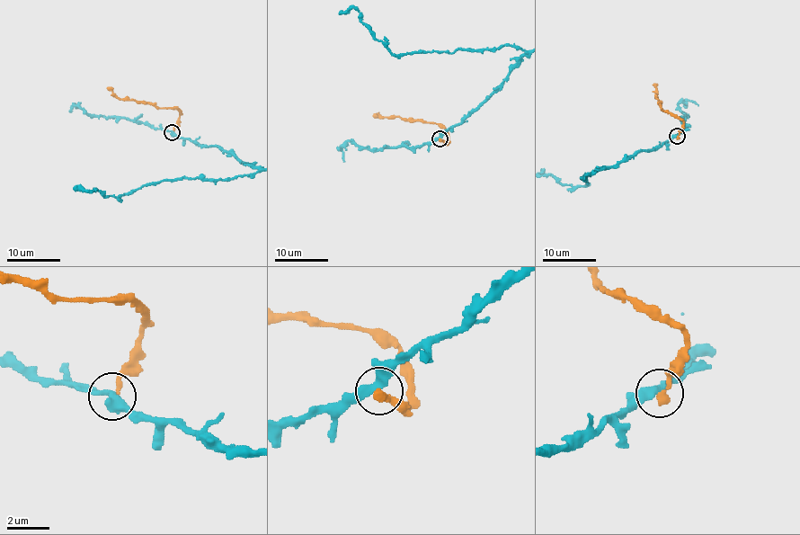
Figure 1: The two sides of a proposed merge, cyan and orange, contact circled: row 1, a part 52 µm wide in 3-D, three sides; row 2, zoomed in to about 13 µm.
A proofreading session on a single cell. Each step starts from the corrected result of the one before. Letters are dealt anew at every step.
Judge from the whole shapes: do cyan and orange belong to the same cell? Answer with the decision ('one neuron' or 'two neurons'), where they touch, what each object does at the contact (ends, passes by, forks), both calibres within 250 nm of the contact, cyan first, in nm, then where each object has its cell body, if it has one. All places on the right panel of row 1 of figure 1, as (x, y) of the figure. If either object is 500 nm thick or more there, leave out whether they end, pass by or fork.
two neurons; place (677, 136); cyan passes by; orange ends; calibres 380 and 400 nm; soma cyan none; soma orange none

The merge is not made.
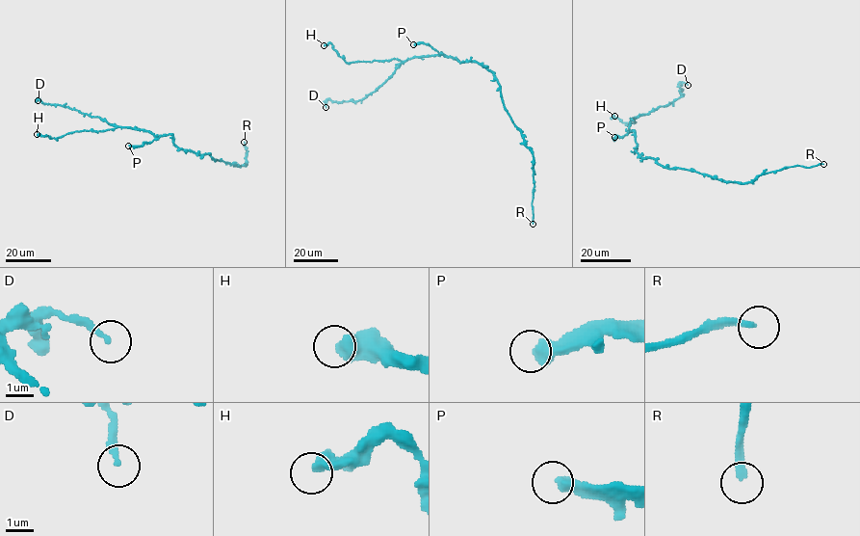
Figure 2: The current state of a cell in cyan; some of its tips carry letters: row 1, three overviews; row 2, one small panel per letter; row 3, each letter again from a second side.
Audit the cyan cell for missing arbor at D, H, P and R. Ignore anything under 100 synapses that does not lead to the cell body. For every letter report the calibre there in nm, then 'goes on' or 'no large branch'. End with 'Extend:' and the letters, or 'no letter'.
D: 220 nm | no large branch
H: 550 nm | no large branch
P: 480 nm | no large branch
R: 240 nm | goes on
Extend: R

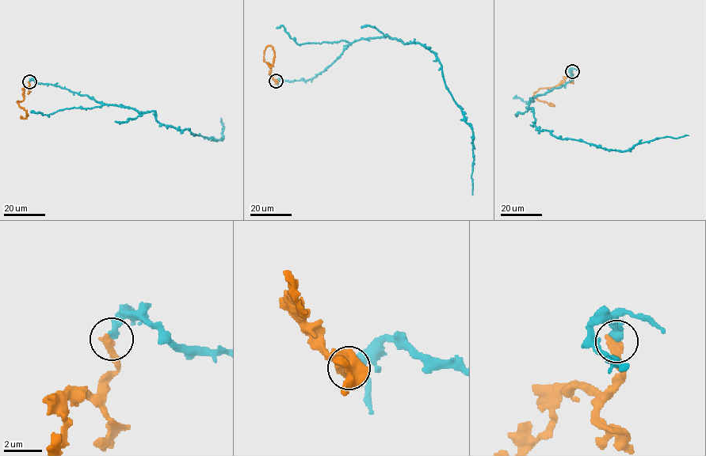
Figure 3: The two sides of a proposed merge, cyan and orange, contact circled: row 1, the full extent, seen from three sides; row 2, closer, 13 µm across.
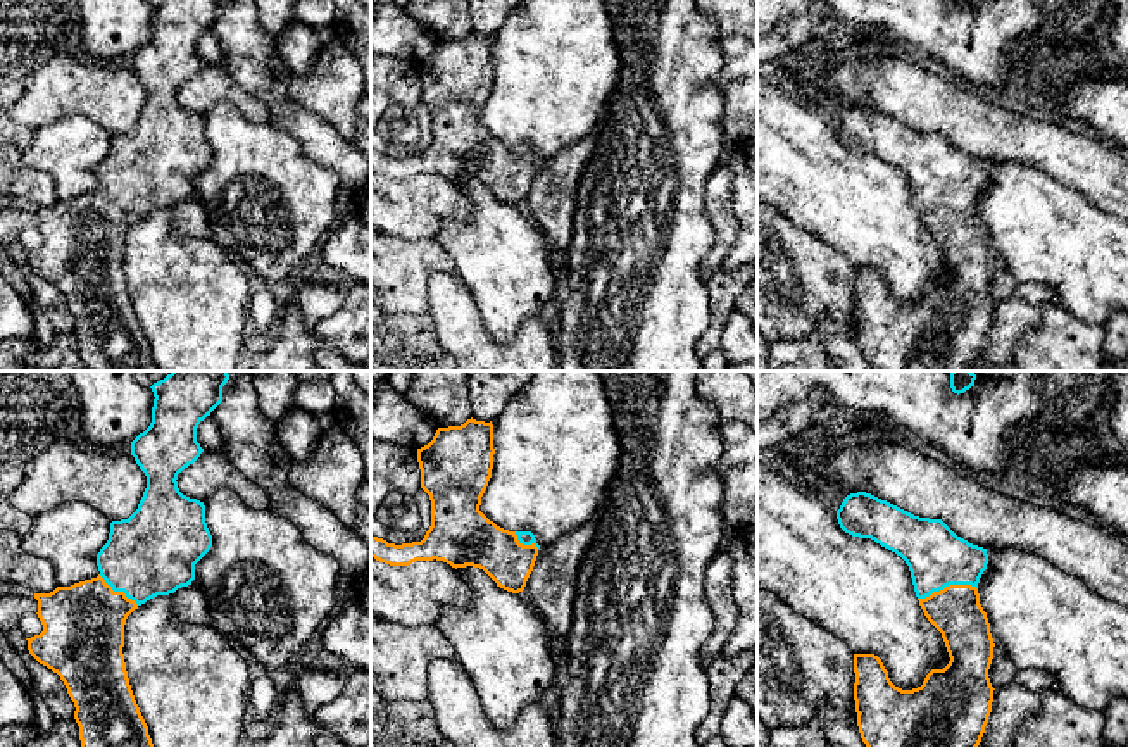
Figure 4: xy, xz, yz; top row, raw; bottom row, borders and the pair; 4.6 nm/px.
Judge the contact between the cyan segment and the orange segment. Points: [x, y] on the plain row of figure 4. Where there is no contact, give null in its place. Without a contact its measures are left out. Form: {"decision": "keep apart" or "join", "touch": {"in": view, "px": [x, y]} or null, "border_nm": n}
{"decision": "join", "touch": {"in": "yz", "px": [947, 199]}, "border_nm": 280}

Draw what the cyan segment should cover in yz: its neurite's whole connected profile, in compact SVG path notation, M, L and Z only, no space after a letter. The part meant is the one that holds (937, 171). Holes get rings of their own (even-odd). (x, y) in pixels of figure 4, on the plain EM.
M866 105L847 109L837 133L845 147L871 152L906 174L919 219L942 247L950 271L943 283L931 283L921 300L902 304L890 295L878 269L854 267L862 355L873 371L969 371L985 347L995 304L988 292L995 257L978 207L987 162L957 150L942 133L914 129Z

